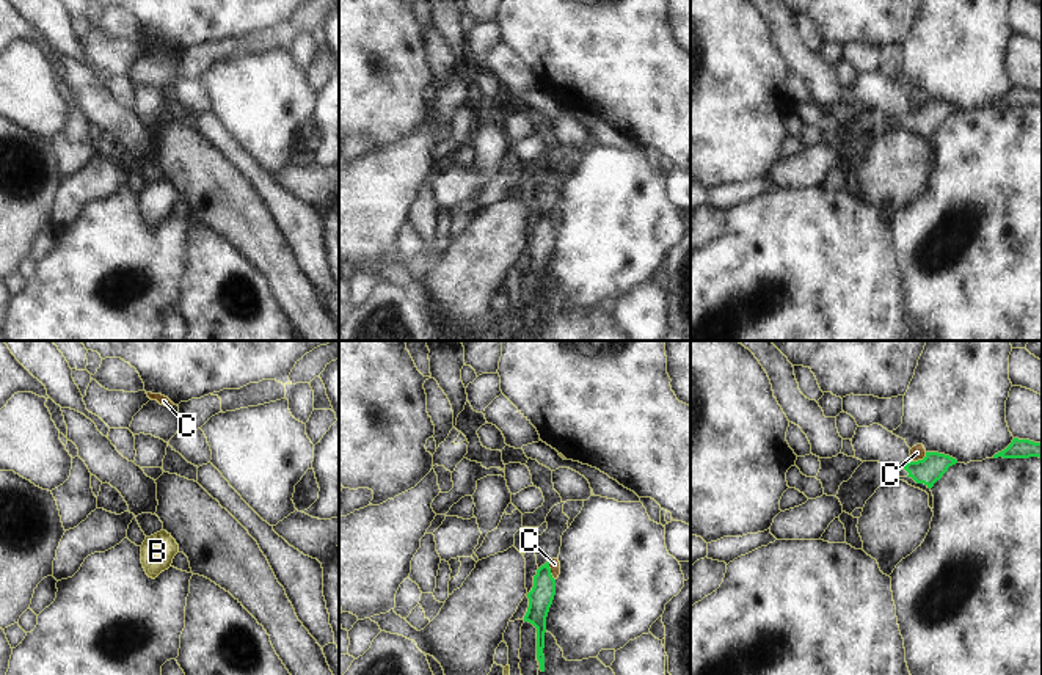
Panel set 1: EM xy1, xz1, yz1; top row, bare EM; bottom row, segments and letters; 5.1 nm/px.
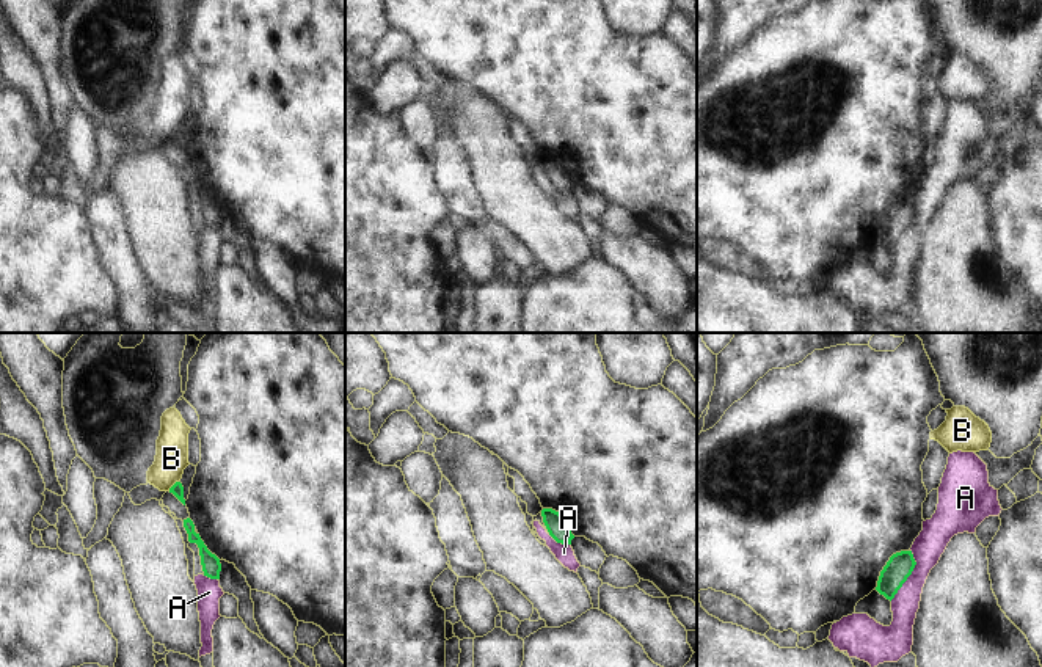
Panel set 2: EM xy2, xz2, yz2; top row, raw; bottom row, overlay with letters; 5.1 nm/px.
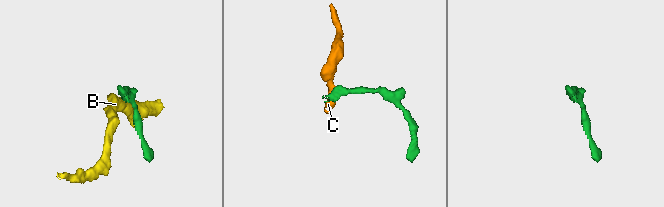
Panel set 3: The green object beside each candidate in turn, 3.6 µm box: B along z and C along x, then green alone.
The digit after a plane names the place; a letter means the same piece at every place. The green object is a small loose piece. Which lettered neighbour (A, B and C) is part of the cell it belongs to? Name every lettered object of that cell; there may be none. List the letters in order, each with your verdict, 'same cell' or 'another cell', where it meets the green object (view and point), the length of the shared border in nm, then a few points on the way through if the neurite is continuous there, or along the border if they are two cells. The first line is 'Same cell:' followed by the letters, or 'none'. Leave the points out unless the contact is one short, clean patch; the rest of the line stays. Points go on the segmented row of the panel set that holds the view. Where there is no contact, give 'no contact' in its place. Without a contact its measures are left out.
Same cell: none
A: another cell; meets green in yz2 at (910, 573); contact 280 nm long; border along yz2 (910, 550), (915, 567), (890, 600)
B: another cell; meets green in xy2 at (173, 485); contact 80 nm long
C: another cell; meets green in yz1 at (918, 460); contact 100 nm long; border along yz1 (926, 452), (921, 459), (910, 462)

